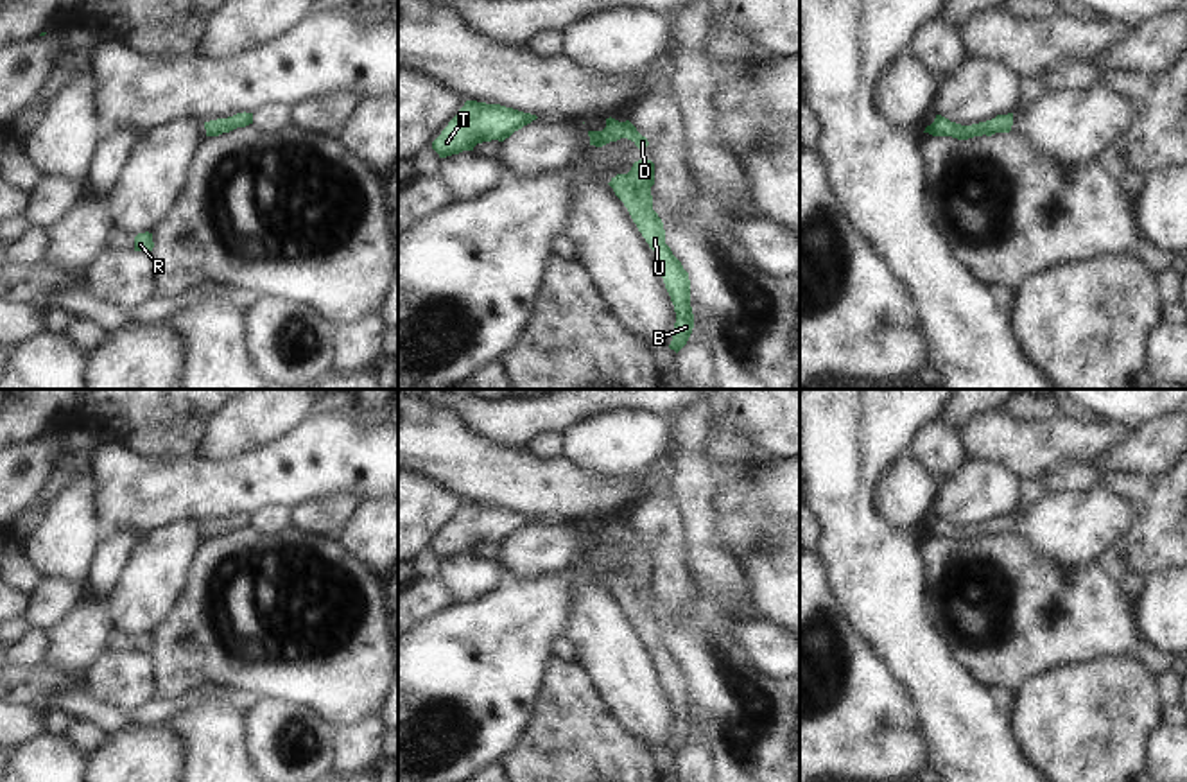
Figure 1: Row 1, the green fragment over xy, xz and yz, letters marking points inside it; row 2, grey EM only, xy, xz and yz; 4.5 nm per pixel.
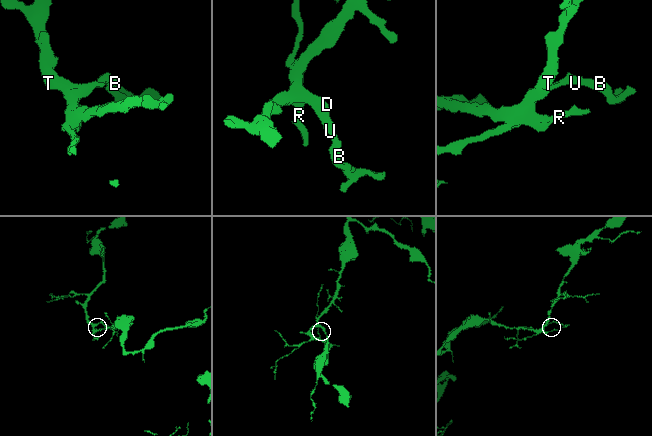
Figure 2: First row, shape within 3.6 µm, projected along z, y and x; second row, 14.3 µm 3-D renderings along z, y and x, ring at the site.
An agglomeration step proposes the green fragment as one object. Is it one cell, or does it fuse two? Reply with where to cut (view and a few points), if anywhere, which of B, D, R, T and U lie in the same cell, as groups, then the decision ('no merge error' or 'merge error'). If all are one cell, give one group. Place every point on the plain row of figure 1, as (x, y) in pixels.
no cut; B D R T U; no merge error

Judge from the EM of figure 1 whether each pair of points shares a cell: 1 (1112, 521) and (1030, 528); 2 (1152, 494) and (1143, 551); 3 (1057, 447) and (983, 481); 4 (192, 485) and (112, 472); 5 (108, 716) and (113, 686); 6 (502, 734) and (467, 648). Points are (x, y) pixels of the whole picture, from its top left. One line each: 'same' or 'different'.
1: same
2: same
3: different
4: same
5: different
6: same

